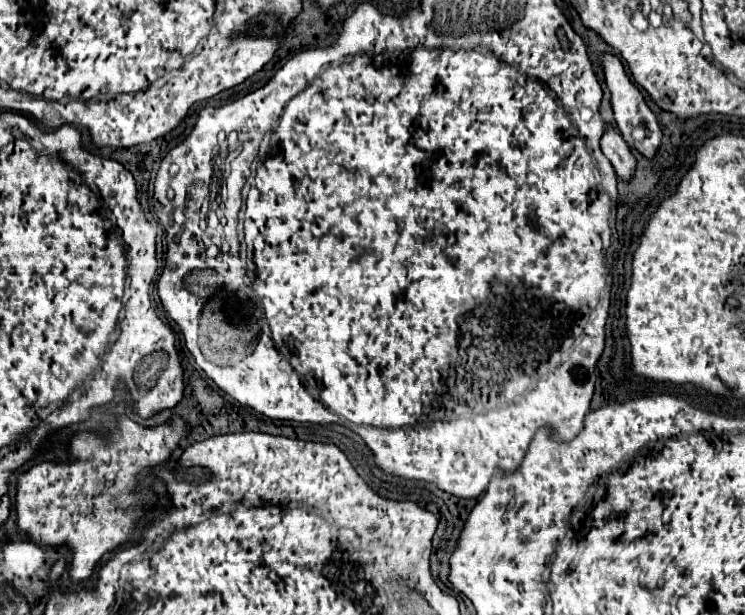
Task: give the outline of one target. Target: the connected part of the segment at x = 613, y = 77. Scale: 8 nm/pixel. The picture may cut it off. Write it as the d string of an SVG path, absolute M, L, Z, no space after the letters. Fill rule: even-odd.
M604 52L604 54L600 56L600 62L602 62L602 68L604 68L606 86L608 86L608 90L610 90L610 102L612 102L612 110L614 110L614 120L616 120L620 132L624 134L628 146L636 148L636 150L638 150L640 154L644 154L646 158L652 158L652 156L656 154L658 146L660 146L660 140L662 140L662 132L660 132L660 128L658 128L658 120L656 120L654 112L646 106L646 102L644 102L640 90L630 82L630 78L628 78L628 74L624 72L624 66L622 66L622 62L620 62L620 58L618 58L616 54ZM636 128L642 128L642 130L644 130L644 138L642 138L642 140L634 140L634 138L632 138L632 132L634 132Z

